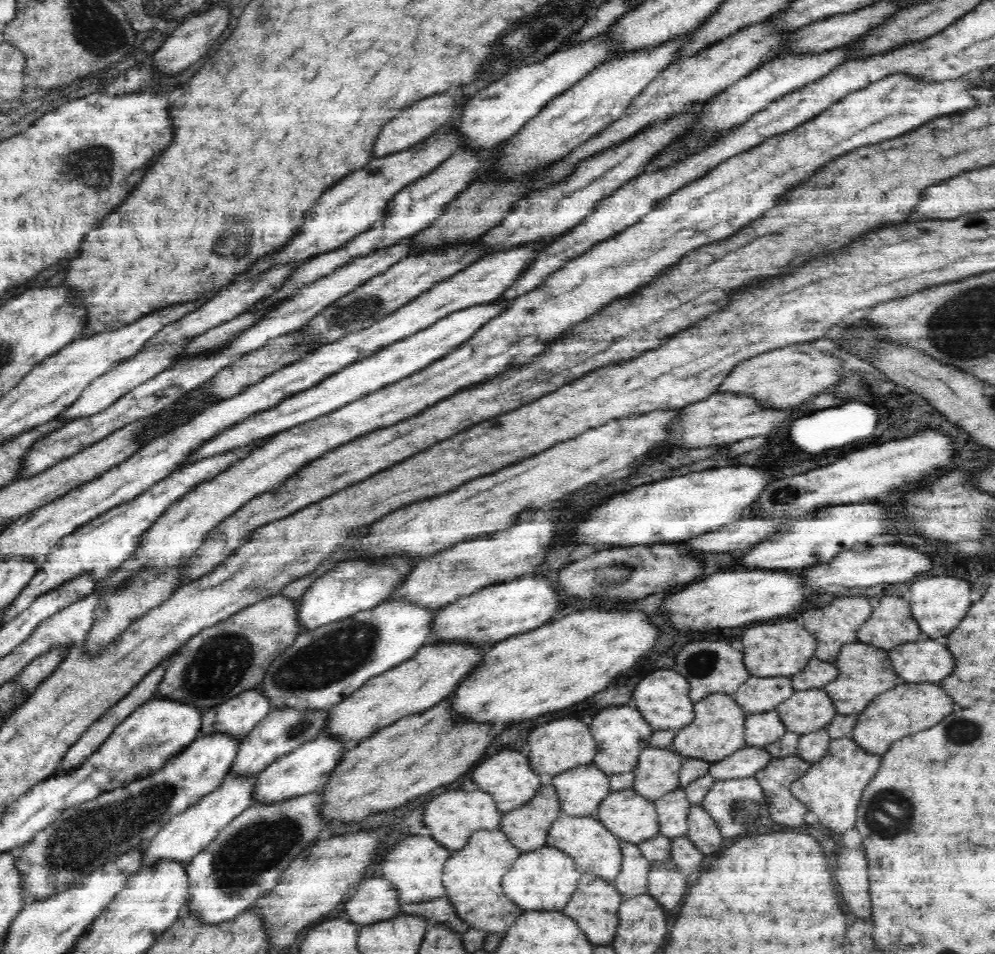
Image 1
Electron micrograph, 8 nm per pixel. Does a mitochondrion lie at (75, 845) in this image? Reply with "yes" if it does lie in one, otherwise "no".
yes

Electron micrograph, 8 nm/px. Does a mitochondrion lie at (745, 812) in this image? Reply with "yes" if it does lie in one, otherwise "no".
yes

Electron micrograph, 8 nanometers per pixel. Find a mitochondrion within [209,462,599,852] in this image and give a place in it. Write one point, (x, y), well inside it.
(335, 655)

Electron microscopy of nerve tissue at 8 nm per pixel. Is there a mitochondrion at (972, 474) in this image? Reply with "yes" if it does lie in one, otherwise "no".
no

